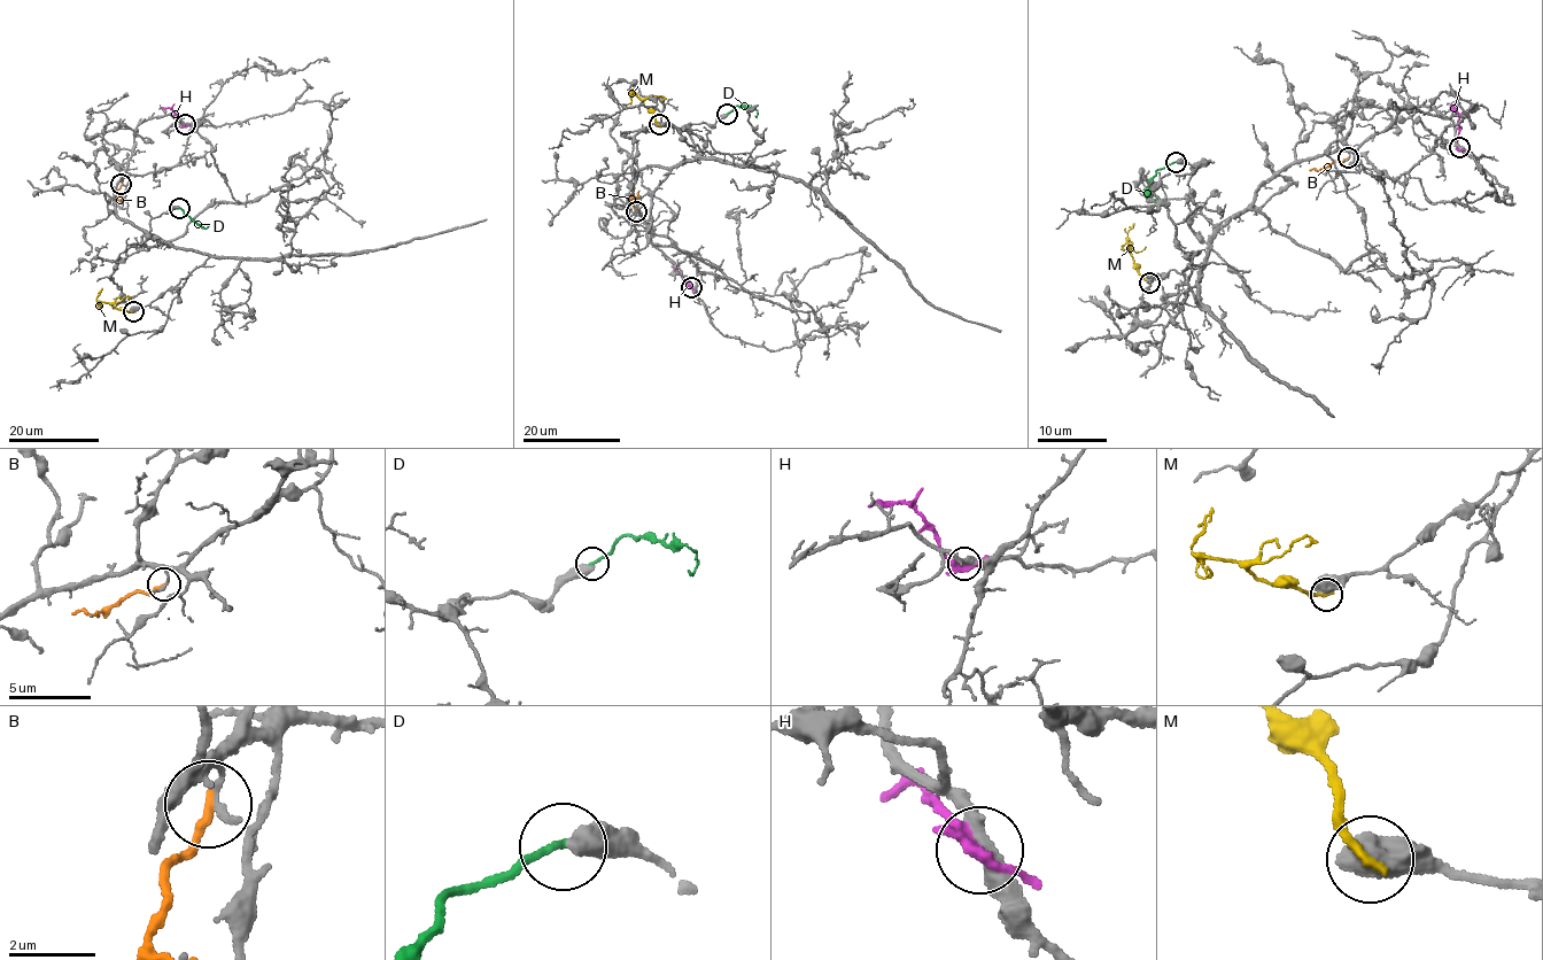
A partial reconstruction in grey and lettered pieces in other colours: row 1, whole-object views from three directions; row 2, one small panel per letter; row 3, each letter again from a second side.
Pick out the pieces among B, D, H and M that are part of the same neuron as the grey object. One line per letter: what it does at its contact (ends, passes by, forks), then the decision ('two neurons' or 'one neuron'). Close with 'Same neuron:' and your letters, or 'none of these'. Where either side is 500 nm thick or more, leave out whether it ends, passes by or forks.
B: it ends | two neurons
D: it ends | one neuron
H: it passes by | two neurons
M: two neurons
Same neuron: D

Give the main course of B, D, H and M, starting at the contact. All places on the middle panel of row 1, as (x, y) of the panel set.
B: (636, 211), (632, 199), (640, 191)
D: (726, 114), (743, 106), (754, 109), (758, 115), (754, 116)
H: (691, 288), (672, 265)
M: (659, 125), (635, 94), (626, 106), (629, 107)

